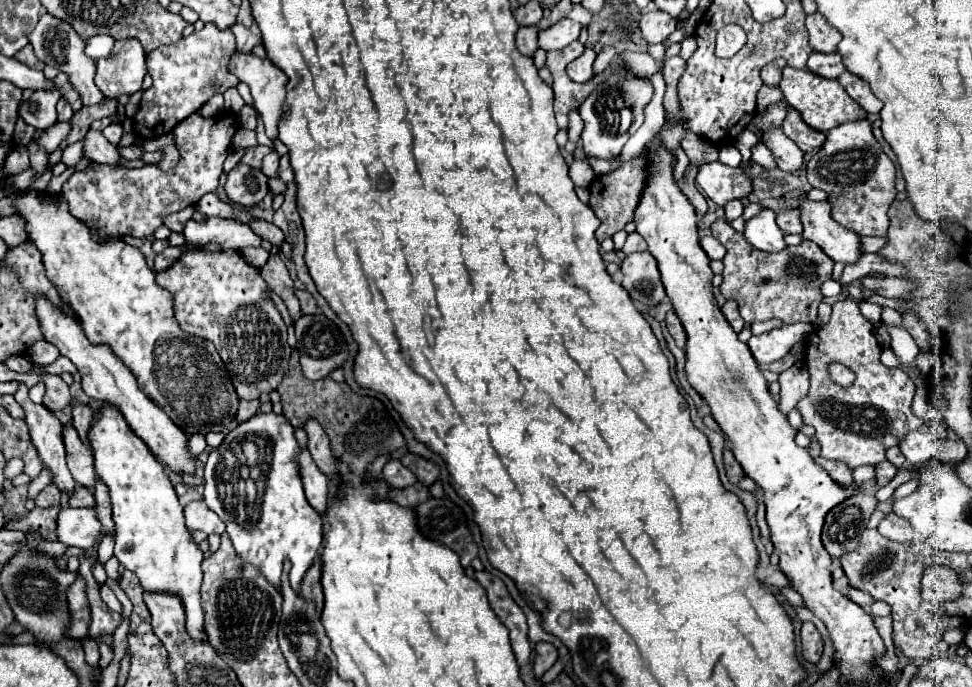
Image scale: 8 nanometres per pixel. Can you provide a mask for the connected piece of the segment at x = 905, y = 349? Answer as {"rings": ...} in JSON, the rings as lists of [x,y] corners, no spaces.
{"rings":[[[886,324],[886,330],[892,338],[892,350],[896,352],[898,360],[900,360],[900,366],[908,368],[910,372],[918,372],[918,368],[914,366],[914,358],[918,356],[920,350],[918,350],[916,342],[912,340],[912,336],[906,330],[902,330],[898,326],[892,326],[892,324]]]}

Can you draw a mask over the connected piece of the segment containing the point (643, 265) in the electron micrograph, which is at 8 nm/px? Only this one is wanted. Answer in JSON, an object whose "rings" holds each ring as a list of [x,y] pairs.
{"rings":[[[636,252],[624,258],[620,266],[624,278],[622,286],[630,294],[634,302],[640,304],[640,312],[648,314],[648,310],[660,304],[666,296],[656,260],[650,252]]]}

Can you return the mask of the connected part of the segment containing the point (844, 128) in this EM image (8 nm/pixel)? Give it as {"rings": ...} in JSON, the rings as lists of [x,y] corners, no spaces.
{"rings":[[[868,120],[844,122],[826,134],[824,146],[806,166],[812,188],[824,190],[832,206],[832,218],[860,236],[886,236],[888,208],[894,202],[894,164],[880,150]]]}

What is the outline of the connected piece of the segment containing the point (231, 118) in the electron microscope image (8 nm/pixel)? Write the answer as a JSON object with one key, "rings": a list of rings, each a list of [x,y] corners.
{"rings":[[[194,112],[172,130],[174,144],[180,152],[180,160],[172,172],[162,172],[156,164],[144,164],[134,170],[90,164],[90,168],[72,174],[70,180],[64,182],[62,198],[68,202],[70,214],[80,218],[92,230],[96,240],[150,236],[162,226],[168,214],[198,204],[204,194],[216,192],[222,176],[222,164],[238,128],[238,116],[232,112],[220,112],[212,118],[204,118],[200,112]]]}

